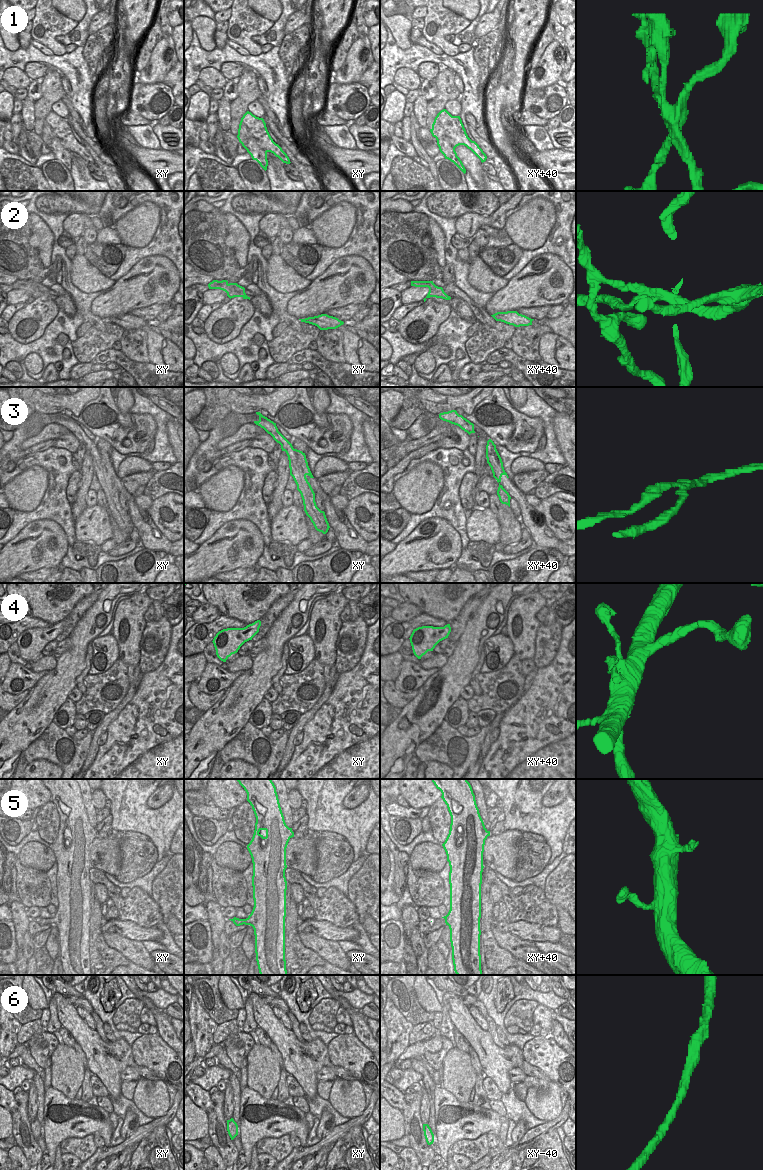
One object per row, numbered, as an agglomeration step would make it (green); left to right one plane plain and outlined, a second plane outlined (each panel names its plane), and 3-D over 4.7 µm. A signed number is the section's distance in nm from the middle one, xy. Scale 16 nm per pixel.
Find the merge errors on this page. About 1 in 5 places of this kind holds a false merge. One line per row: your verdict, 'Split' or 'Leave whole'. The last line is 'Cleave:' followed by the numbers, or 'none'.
1: Split
2: Split
3: Split
4: Leave whole
5: Leave whole
6: Leave whole
Cleave: 1, 2, 3.

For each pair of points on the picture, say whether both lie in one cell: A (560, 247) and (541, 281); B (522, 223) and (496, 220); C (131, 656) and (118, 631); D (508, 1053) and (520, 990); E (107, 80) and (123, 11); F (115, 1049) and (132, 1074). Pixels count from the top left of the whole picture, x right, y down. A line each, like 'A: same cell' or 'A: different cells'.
A: different cells
B: different cells
C: same cell
D: different cells
E: same cell
F: different cells

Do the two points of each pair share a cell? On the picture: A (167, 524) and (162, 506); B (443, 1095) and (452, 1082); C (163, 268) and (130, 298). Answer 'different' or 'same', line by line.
A: same
B: different
C: same

